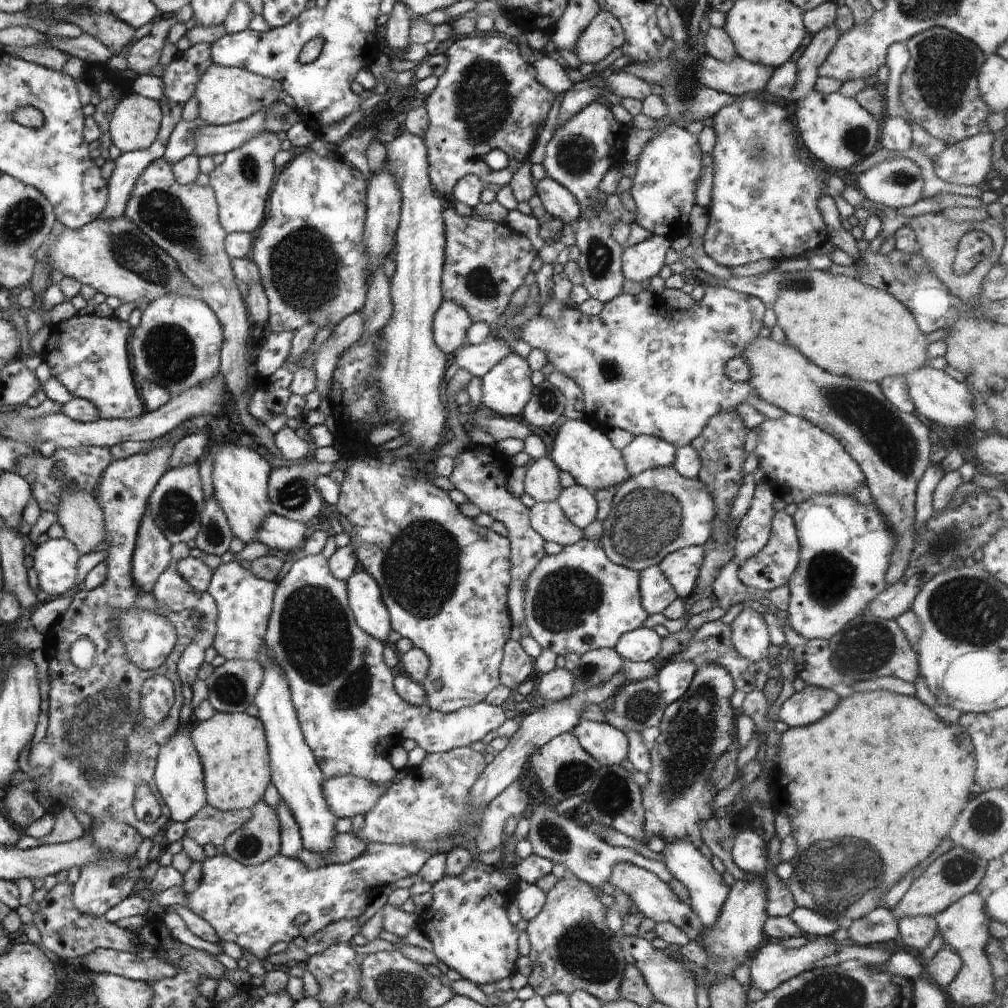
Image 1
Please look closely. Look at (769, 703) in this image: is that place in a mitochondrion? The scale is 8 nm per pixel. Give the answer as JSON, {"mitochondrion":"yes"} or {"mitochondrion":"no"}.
{"mitochondrion":"no"}

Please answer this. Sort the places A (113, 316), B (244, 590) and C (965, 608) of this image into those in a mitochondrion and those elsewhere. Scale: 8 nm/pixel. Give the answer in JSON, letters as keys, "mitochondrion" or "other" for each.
{"A":"other","B":"other","C":"mitochondrion"}

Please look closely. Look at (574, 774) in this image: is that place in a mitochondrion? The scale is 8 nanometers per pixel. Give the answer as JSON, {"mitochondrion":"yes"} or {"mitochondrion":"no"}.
{"mitochondrion":"yes"}

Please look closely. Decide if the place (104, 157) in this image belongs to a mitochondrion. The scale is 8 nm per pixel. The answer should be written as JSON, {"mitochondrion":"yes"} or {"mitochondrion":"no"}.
{"mitochondrion":"no"}

